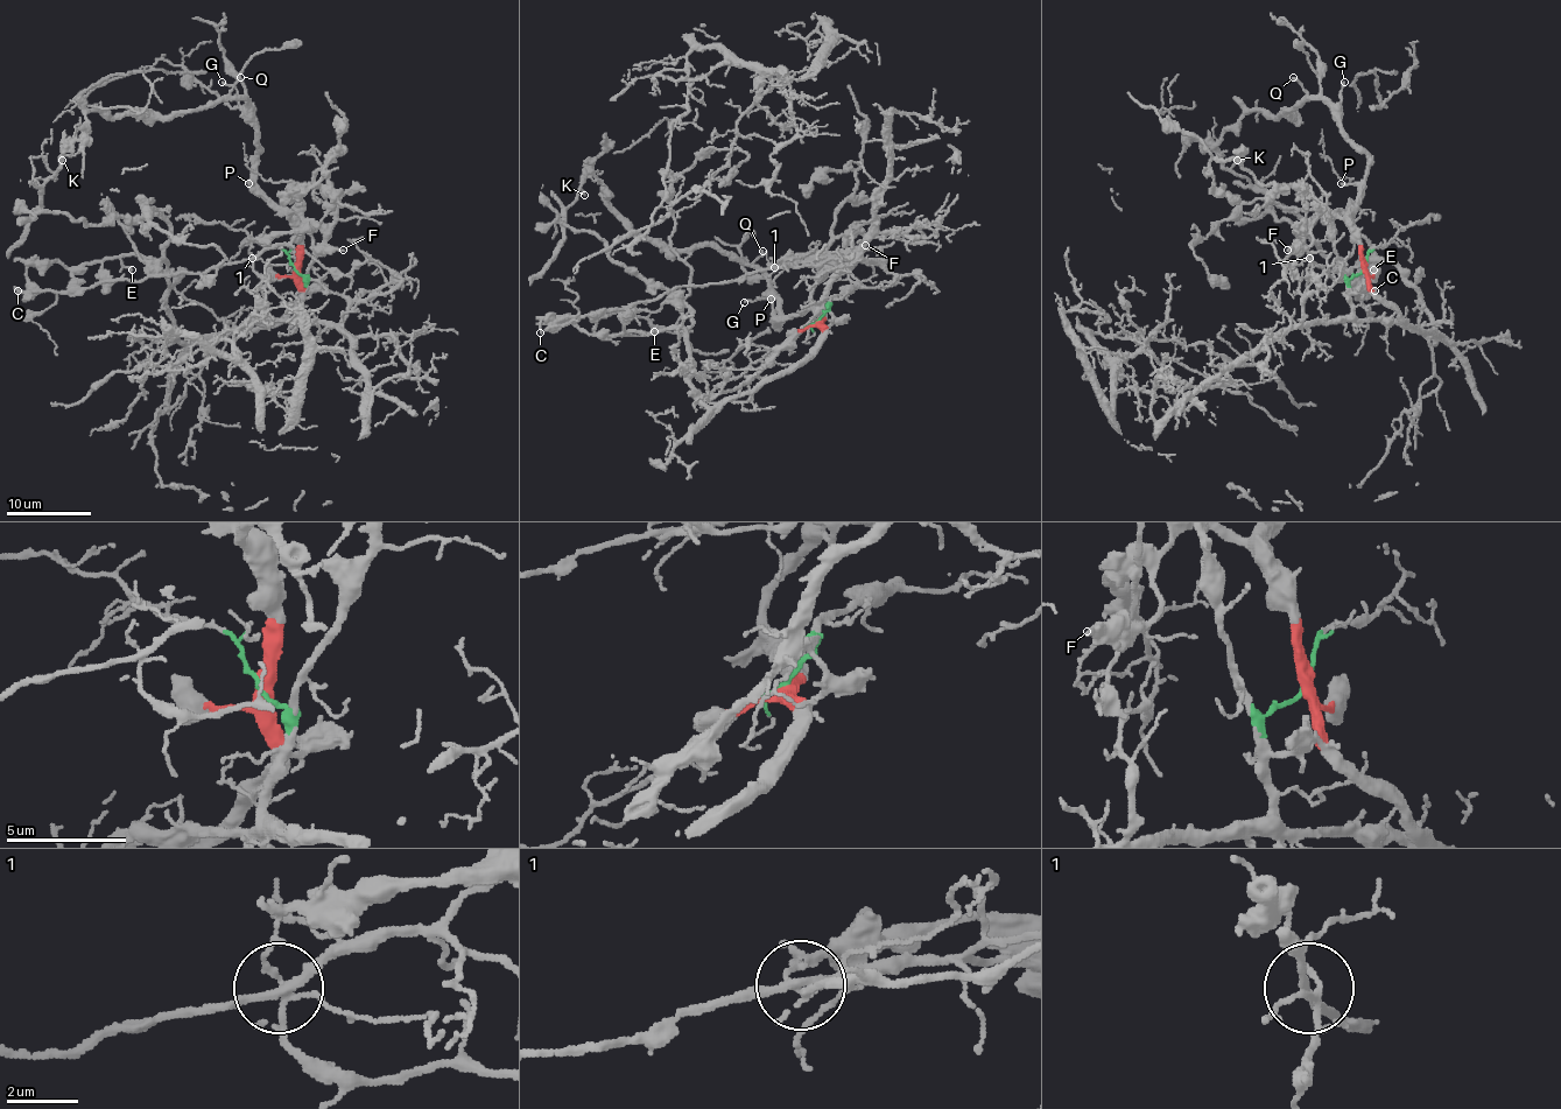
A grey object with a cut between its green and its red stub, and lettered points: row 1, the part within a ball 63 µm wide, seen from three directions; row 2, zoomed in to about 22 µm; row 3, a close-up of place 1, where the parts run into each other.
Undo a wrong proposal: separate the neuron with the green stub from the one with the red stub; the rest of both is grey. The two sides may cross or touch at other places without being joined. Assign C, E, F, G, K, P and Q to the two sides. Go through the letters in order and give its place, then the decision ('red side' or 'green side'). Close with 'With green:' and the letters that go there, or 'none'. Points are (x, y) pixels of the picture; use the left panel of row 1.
C: (18, 290) | red side
E: (132, 269) | red side
F: (343, 250) | red side
G: (222, 82) | red side
K: (62, 160) | red side
P: (248, 183) | red side
Q: (240, 77) | red side
With green: none

